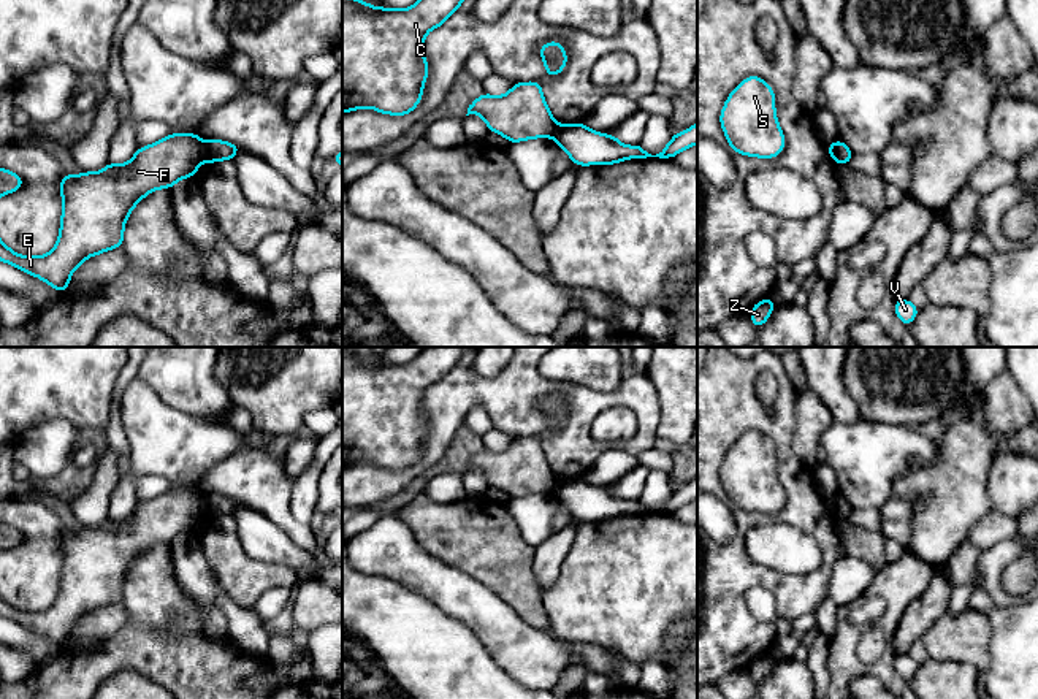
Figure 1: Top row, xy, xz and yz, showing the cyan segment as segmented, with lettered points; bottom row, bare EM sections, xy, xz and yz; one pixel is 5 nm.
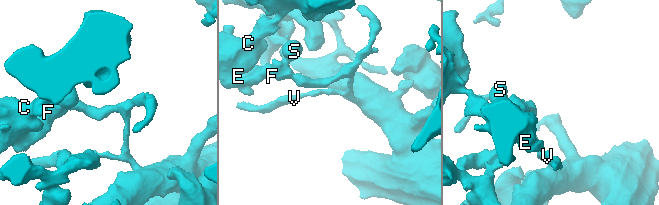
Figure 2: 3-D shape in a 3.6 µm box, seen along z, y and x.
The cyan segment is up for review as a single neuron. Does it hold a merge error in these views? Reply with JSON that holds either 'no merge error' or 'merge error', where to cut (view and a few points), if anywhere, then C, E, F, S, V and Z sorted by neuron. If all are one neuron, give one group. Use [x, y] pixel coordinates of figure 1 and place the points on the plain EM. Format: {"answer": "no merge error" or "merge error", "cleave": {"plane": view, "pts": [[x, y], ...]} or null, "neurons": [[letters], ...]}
{"answer": "merge error", "cleave": {"plane": "xy", "pts": [[203, 498], [205, 514]]}, "neurons": [["C", "E", "F", "S", "Z"], ["V"]]}

